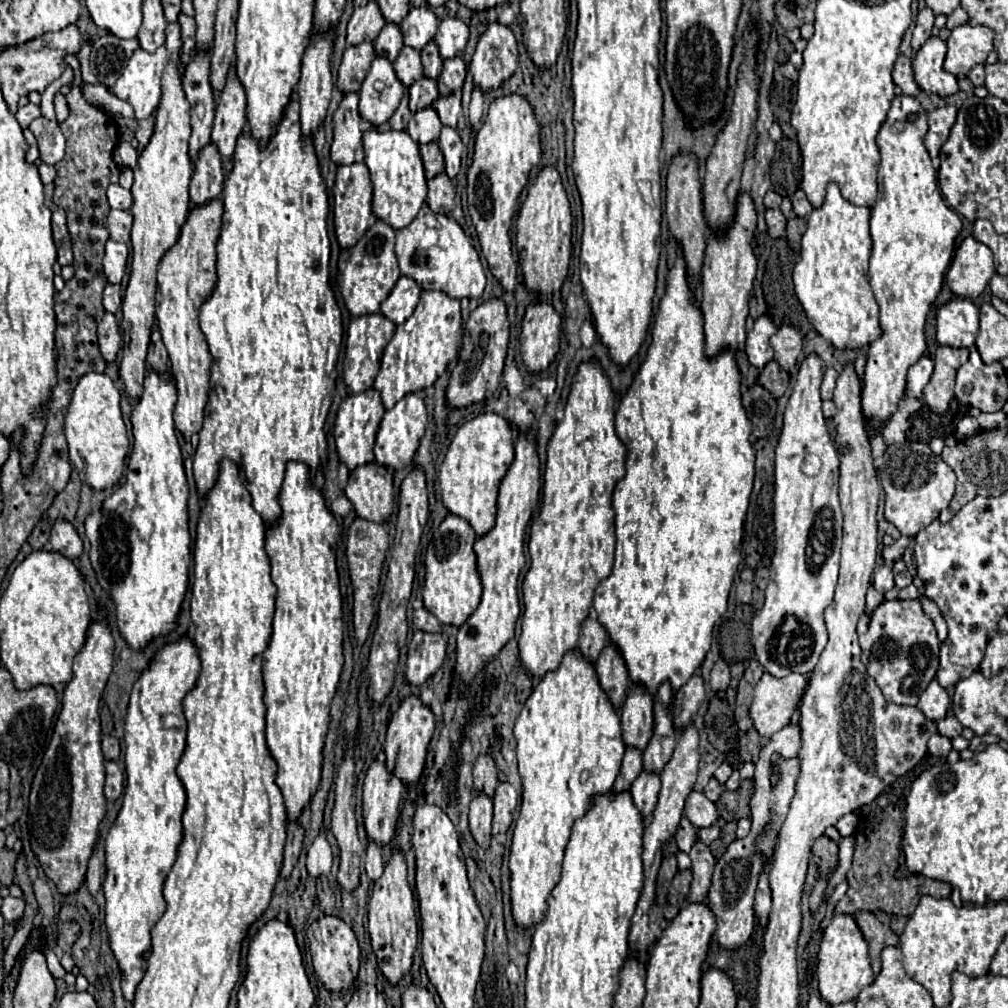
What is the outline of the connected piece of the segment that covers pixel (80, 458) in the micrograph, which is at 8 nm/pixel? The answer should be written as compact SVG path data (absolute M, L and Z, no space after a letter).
M87 373L83 375L83 379L79 379L67 407L65 437L69 459L75 465L79 479L95 491L113 487L123 475L125 457L129 451L129 437L123 423L119 399L121 395L115 389L111 377L107 377L105 373Z

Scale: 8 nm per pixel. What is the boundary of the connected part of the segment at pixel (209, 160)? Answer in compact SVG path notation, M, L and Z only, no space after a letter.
M209 141L195 161L195 173L189 187L191 203L207 203L207 199L215 199L223 189L223 175L223 157L217 151L217 145Z

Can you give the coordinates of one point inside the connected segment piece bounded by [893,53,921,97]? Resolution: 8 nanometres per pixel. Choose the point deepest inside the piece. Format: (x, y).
(902, 75)

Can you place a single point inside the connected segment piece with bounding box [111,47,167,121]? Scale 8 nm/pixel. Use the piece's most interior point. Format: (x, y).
(140, 83)

